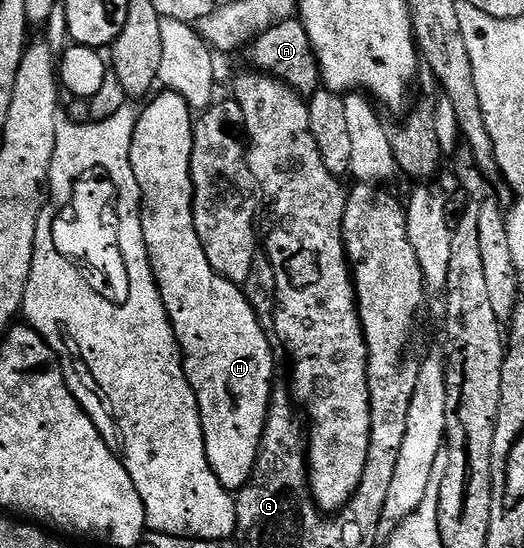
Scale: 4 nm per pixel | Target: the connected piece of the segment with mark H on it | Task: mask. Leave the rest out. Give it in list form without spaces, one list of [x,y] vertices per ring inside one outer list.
[[[167,89],[159,93],[161,95],[157,94],[145,111],[139,112],[130,145],[130,161],[134,177],[140,186],[142,237],[146,241],[148,260],[160,296],[176,334],[176,344],[180,346],[184,372],[196,394],[210,469],[214,469],[218,481],[222,481],[227,491],[236,493],[246,485],[260,452],[262,433],[268,420],[268,408],[274,390],[272,374],[276,371],[276,363],[272,360],[269,332],[259,323],[243,290],[212,268],[210,261],[206,261],[202,241],[198,241],[198,229],[194,225],[192,208],[194,112],[178,93]]]

